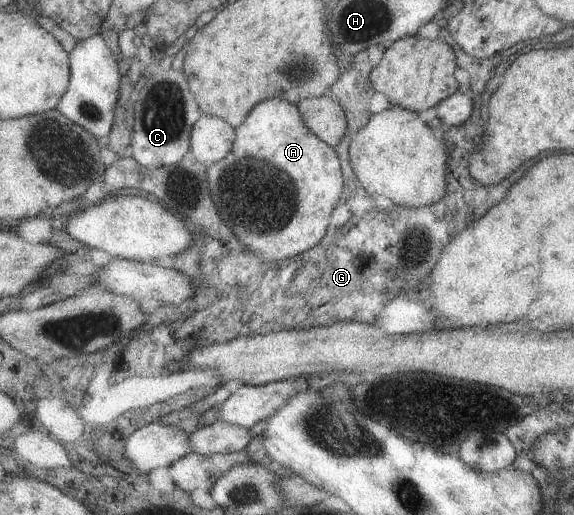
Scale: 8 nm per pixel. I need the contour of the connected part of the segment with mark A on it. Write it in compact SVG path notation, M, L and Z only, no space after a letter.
M282 99L258 104L246 122L236 130L233 152L208 166L208 172L214 200L224 220L232 224L240 236L238 242L252 252L254 259L262 262L294 258L321 244L329 232L334 210L345 192L345 176L337 150L310 130L296 104Z

